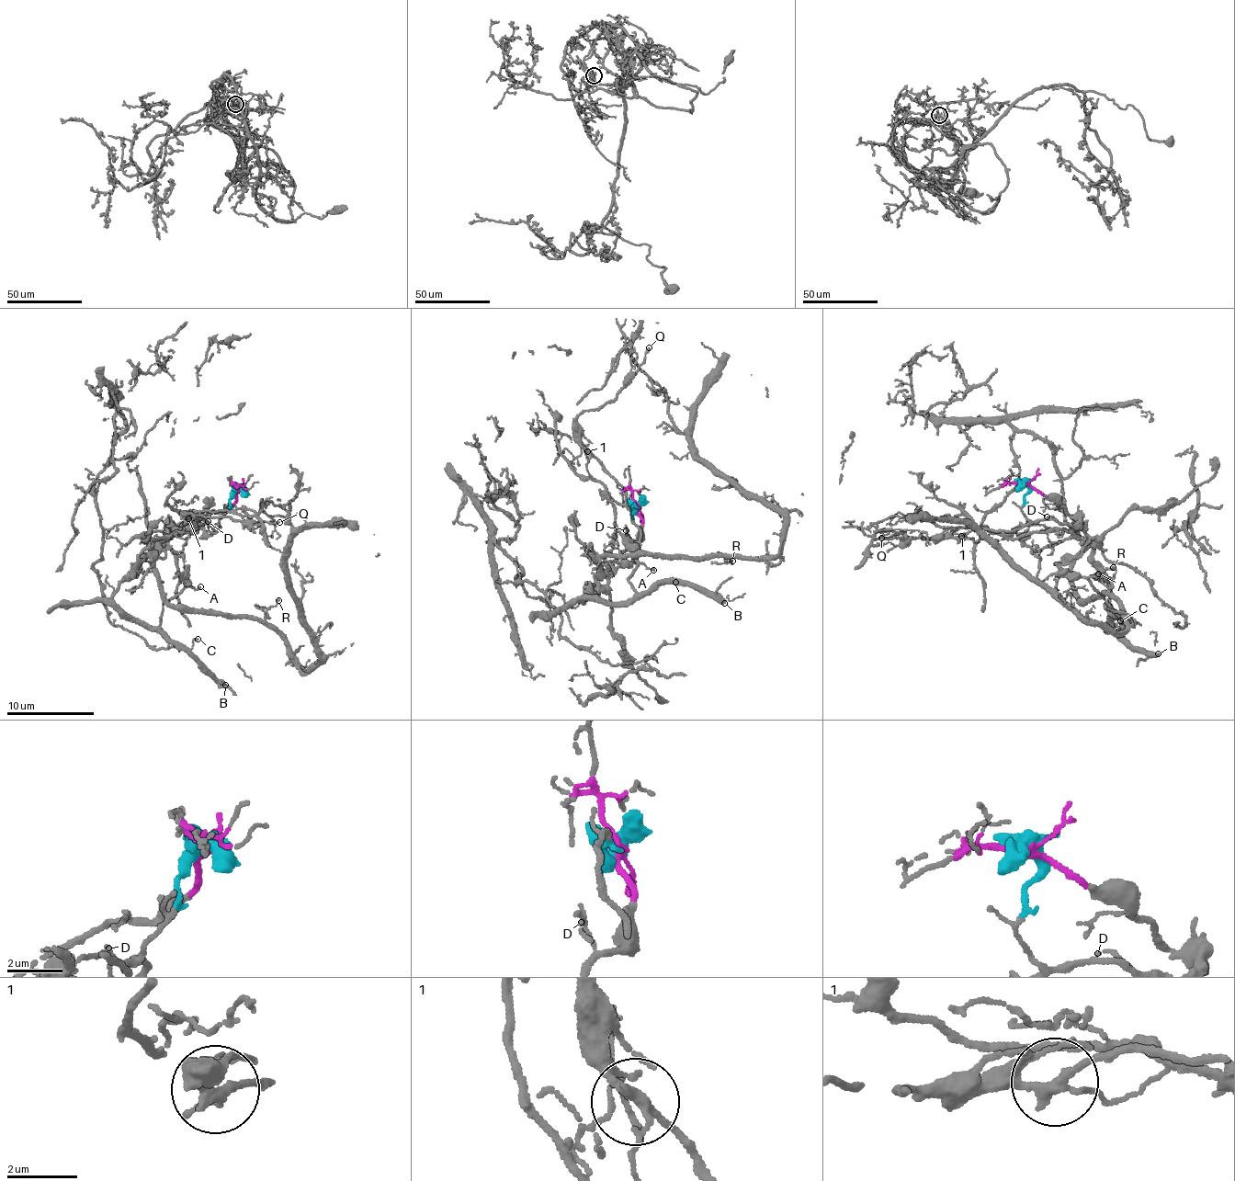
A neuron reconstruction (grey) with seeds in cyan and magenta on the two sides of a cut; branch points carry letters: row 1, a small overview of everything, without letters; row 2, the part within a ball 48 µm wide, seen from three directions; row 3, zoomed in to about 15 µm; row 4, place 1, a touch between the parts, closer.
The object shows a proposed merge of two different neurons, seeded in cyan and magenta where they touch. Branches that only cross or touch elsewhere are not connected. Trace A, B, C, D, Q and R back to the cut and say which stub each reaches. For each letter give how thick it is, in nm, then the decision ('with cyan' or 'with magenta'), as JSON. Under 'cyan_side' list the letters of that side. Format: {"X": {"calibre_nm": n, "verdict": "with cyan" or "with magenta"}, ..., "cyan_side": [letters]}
{"A": {"calibre_nm": 160, "verdict": "with cyan"}, "B": {"calibre_nm": 480, "verdict": "with cyan"}, "C": {"calibre_nm": 100, "verdict": "with cyan"}, "D": {"calibre_nm": 120, "verdict": "with cyan"}, "Q": {"calibre_nm": 190, "verdict": "with cyan"}, "R": {"calibre_nm": 140, "verdict": "with magenta"}, "cyan_side": ["A", "B", "C", "D", "Q"]}

